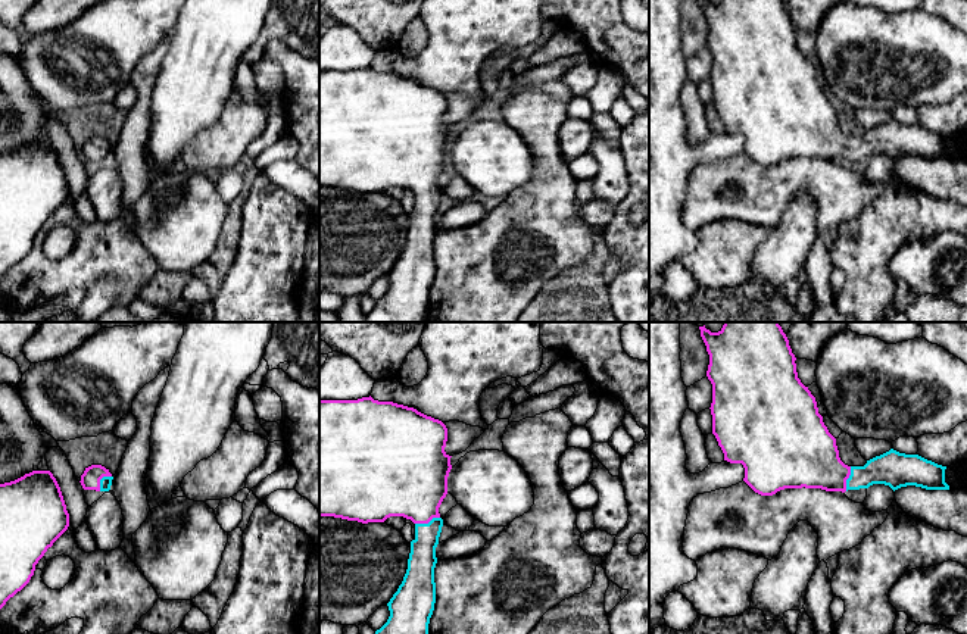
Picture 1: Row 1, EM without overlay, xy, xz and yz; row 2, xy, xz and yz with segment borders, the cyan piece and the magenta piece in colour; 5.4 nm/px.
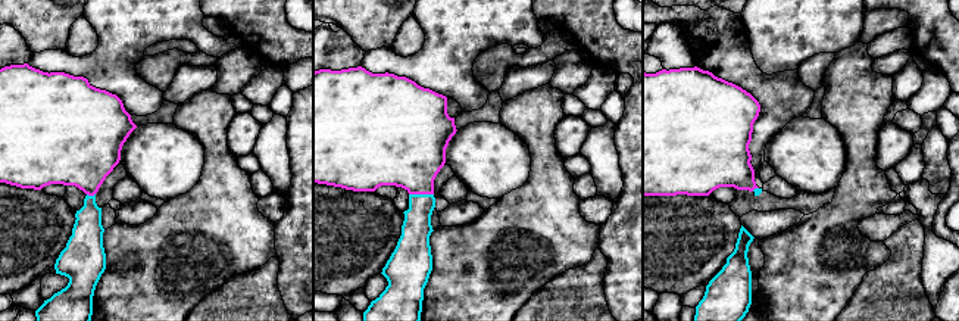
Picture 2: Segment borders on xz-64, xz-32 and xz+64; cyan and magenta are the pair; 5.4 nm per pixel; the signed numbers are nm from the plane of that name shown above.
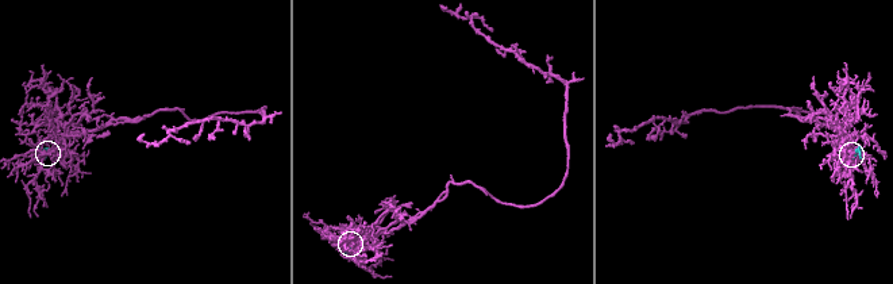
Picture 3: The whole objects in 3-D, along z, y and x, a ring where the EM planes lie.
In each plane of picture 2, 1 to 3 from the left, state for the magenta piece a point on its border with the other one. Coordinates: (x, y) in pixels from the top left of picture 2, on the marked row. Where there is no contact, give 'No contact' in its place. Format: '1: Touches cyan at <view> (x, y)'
1: Touches cyan at xz-64 (91, 196)
2: Touches cyan at xz-32 (421, 195)
3: Touches cyan at xz+64 (755, 189)

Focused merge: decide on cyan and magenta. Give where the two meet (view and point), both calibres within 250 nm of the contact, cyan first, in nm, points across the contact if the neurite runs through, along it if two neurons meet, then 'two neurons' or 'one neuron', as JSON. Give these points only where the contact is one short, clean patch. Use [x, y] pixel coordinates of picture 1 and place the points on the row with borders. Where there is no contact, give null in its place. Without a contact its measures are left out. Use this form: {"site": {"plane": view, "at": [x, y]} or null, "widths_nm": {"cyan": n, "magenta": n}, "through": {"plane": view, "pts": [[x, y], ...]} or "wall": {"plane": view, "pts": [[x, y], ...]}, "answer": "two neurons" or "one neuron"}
{"site": {"plane": "xz", "at": [429, 522]}, "widths_nm": {"cyan": 150, "magenta": 400}, "through": {"plane": "xz", "pts": [[421, 562], [429, 522], [411, 481]]}, "answer": "one neuron"}

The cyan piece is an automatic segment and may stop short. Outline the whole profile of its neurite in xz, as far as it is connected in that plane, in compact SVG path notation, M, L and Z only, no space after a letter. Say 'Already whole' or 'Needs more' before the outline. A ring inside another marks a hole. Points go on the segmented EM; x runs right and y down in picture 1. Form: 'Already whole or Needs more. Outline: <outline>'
Needs more. Outline: M371 396L319 400L319 516L362 524L403 516L415 524L406 574L387 603L387 622L375 634L428 634L436 603L436 547L443 527L439 507L452 469L446 441L446 425L414 407Z

